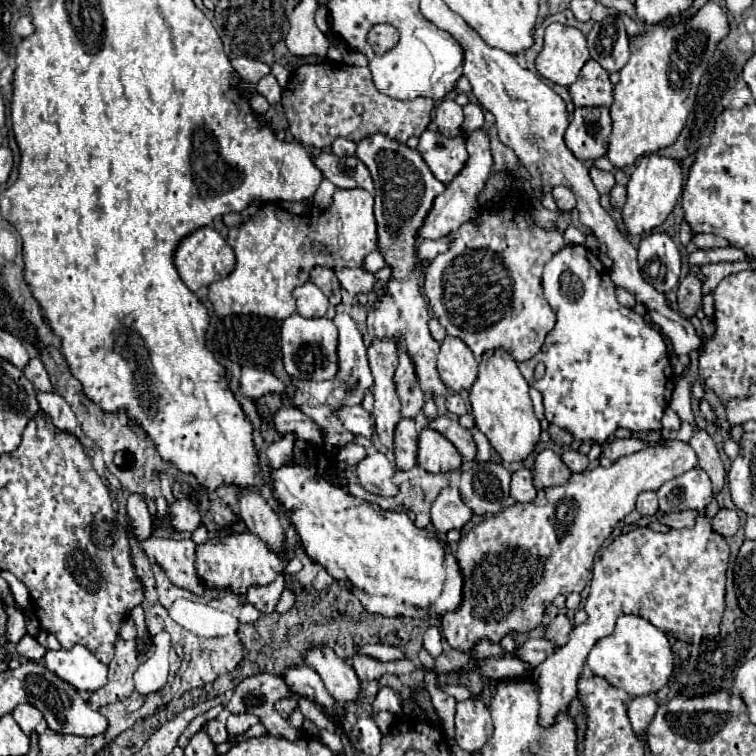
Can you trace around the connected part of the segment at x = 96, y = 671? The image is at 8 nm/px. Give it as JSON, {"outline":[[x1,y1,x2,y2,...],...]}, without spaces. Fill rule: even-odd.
{"outline":[[75,645,69,651,47,651,43,661,49,671,57,673,63,681,69,681,83,693,93,693,107,683,109,667,101,663,87,647]]}

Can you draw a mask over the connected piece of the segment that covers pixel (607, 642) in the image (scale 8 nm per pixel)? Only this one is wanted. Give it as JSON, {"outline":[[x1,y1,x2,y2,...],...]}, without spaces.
{"outline":[[621,615,617,619,615,631,609,637,597,641,597,645,591,649,587,665,591,667,593,675,605,677,611,685,625,689,631,697,639,697,655,693,667,683,673,671,673,655,665,633,661,633,643,617]]}

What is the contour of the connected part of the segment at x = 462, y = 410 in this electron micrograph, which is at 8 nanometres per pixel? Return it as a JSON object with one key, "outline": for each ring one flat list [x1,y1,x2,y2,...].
{"outline":[[459,393,447,395,447,399,445,399,445,407,447,407,447,409,449,409,449,413,453,413,453,415,465,415,465,413,467,413,465,401,461,399,461,395,459,395]]}

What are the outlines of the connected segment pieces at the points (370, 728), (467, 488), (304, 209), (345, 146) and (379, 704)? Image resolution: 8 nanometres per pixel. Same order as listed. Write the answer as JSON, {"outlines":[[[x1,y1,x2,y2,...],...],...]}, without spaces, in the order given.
{"outlines":[[[359,717,355,727,349,733,349,739,353,747,361,753,367,755,377,755,379,753,379,743,381,743,381,731,373,717]],[[479,463,461,473,461,499,477,515,495,515,509,497,511,473,499,463]],[[335,189,333,203,327,209,313,207,307,201,273,201,259,207,247,221,235,225,227,233,227,243,233,247,237,265,233,273,221,281,209,285,209,301,219,317,225,315,257,315,269,319,285,319,295,311,293,289,309,281,309,273,315,265,327,269,361,267,365,255,377,249,377,223,373,215,373,195,365,189]],[[337,137,337,139,333,141,333,145,331,145,333,153,339,155,339,157,343,157,343,155,355,155,355,147,357,147,357,145,355,145,353,141,343,139,343,137]],[[383,687,373,701,373,713,383,711,383,709,393,715,399,715,403,711,403,695,393,691,391,687]]]}

